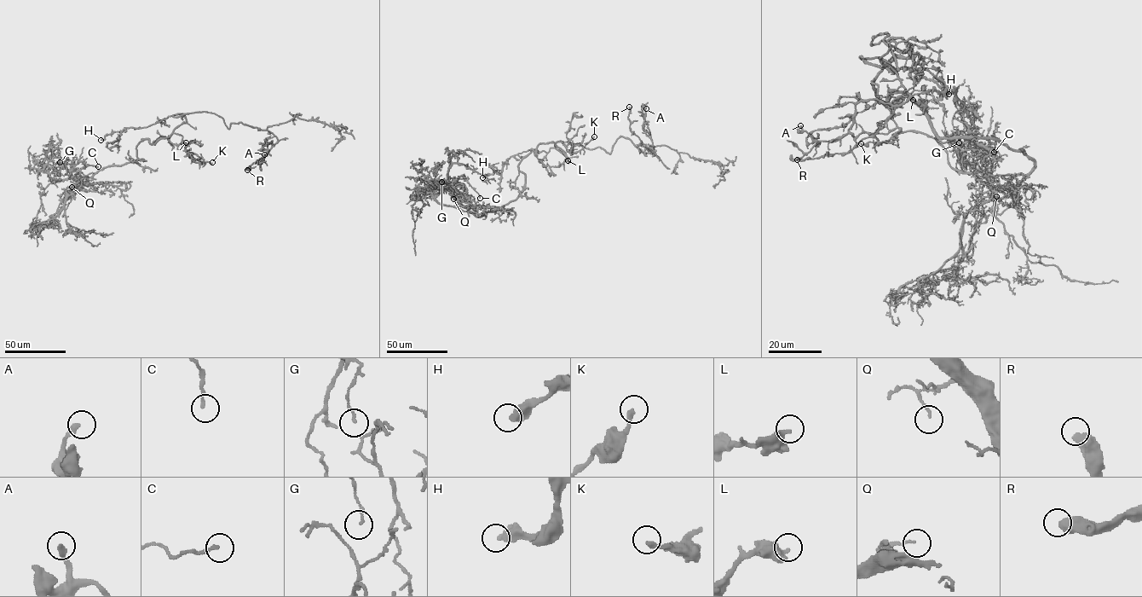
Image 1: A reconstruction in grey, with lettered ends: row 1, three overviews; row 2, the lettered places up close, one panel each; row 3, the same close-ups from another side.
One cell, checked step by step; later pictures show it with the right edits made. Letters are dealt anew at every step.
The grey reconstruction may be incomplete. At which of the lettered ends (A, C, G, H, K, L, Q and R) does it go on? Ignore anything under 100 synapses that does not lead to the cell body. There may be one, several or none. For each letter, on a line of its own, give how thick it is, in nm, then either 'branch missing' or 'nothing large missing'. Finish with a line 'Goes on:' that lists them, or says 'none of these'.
A: 240 nm | nothing large missing
C: 170 nm | nothing large missing
G: 90 nm | nothing large missing
H: 420 nm | nothing large missing
K: 240 nm | nothing large missing
L: 420 nm | nothing large missing
Q: 100 nm | nothing large missing
R: 500 nm | nothing large missing
Goes on: none of these

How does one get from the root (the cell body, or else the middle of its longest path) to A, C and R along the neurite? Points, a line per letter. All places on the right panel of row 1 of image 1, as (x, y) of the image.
A: (876, 76), (903, 39), (871, 42), (897, 69), (860, 57), (904, 102), (859, 101), (836, 141), (800, 125)
C: (876, 76), (882, 100), (904, 92), (937, 136), (994, 137), (1035, 166), (966, 172), (952, 141), (994, 152)
R: (876, 76), (903, 39), (871, 42), (897, 69), (860, 57), (909, 98), (847, 153), (797, 159)

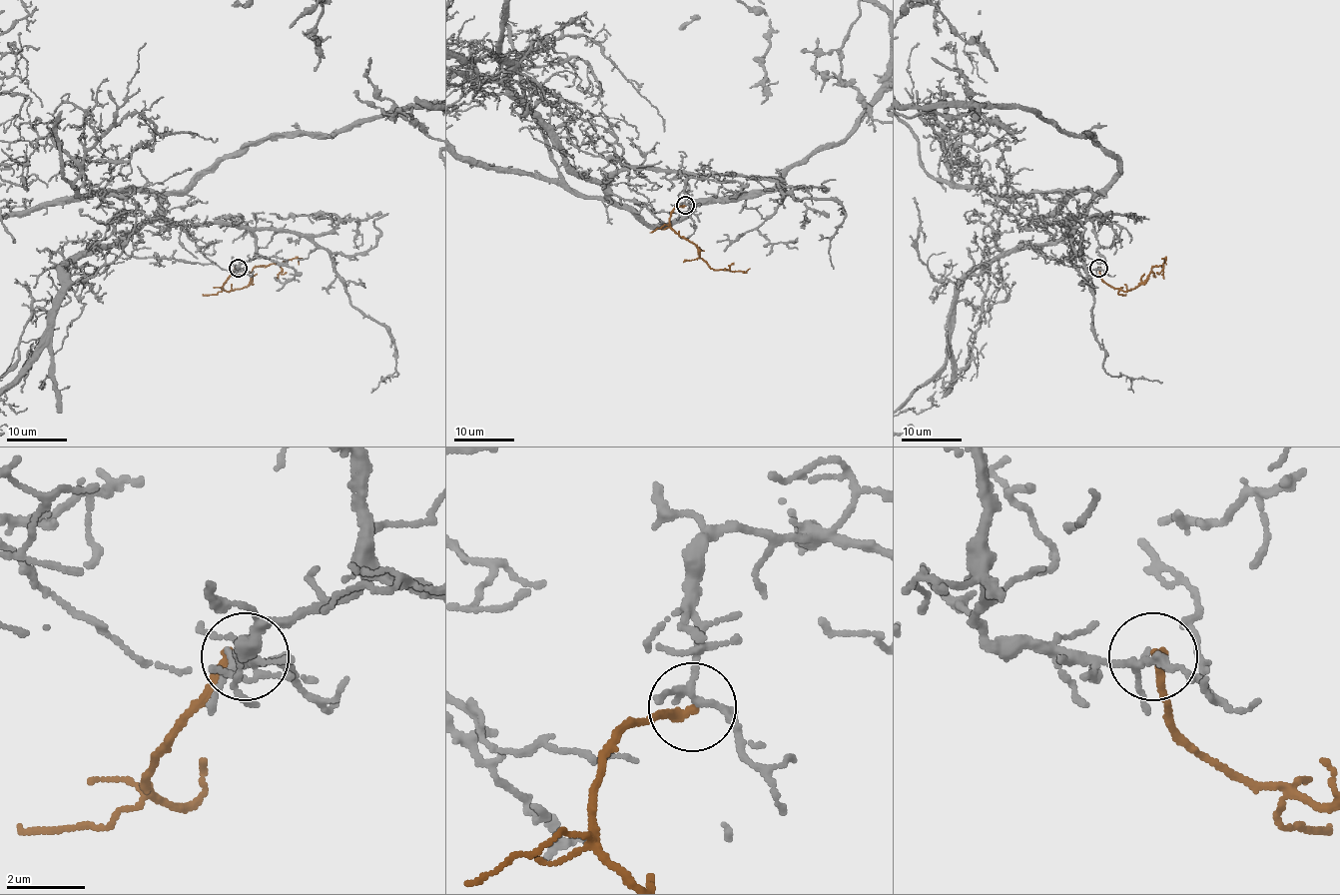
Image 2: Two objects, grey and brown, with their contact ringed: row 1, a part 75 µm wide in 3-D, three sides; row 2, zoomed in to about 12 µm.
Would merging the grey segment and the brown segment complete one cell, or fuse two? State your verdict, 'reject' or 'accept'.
reject

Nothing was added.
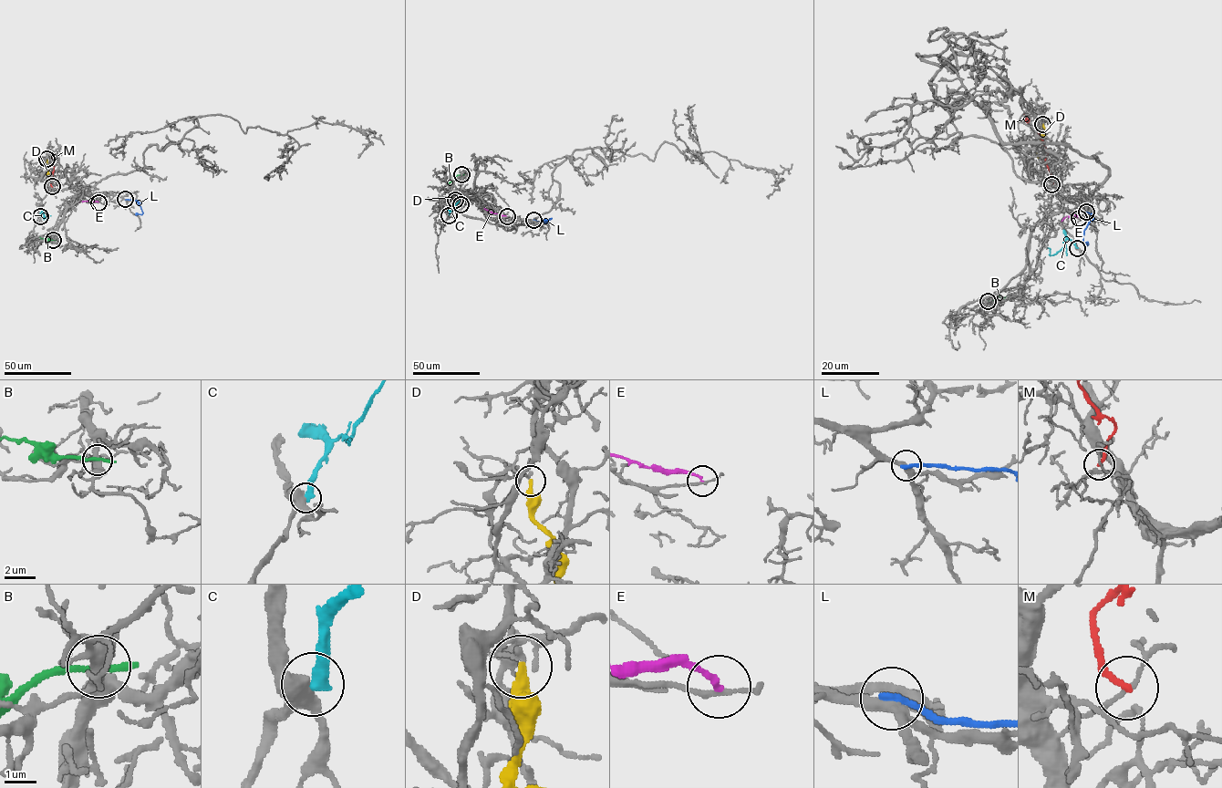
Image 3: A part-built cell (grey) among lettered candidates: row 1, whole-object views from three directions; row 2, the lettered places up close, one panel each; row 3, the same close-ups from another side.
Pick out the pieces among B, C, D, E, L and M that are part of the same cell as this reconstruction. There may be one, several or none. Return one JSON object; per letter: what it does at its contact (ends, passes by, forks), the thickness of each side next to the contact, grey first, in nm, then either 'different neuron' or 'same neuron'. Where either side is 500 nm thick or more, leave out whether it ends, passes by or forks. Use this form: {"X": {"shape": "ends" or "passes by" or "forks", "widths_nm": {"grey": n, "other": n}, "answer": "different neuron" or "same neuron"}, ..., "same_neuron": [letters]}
{"B": {"shape": "ends", "widths_nm": {"grey": 320, "other": 280}, "answer": "different neuron"}, "C": {"shape": "ends", "widths_nm": {"grey": 480, "other": 400}, "answer": "different neuron"}, "D": {"shape": "ends", "widths_nm": {"grey": 160, "other": 320}, "answer": "different neuron"}, "E": {"shape": "ends", "widths_nm": {"grey": 150, "other": 180}, "answer": "different neuron"}, "L": {"shape": "ends", "widths_nm": {"grey": 280, "other": 280}, "answer": "different neuron"}, "M": {"shape": "ends", "widths_nm": {"grey": 110, "other": 190}, "answer": "different neuron"}, "same_neuron": []}

